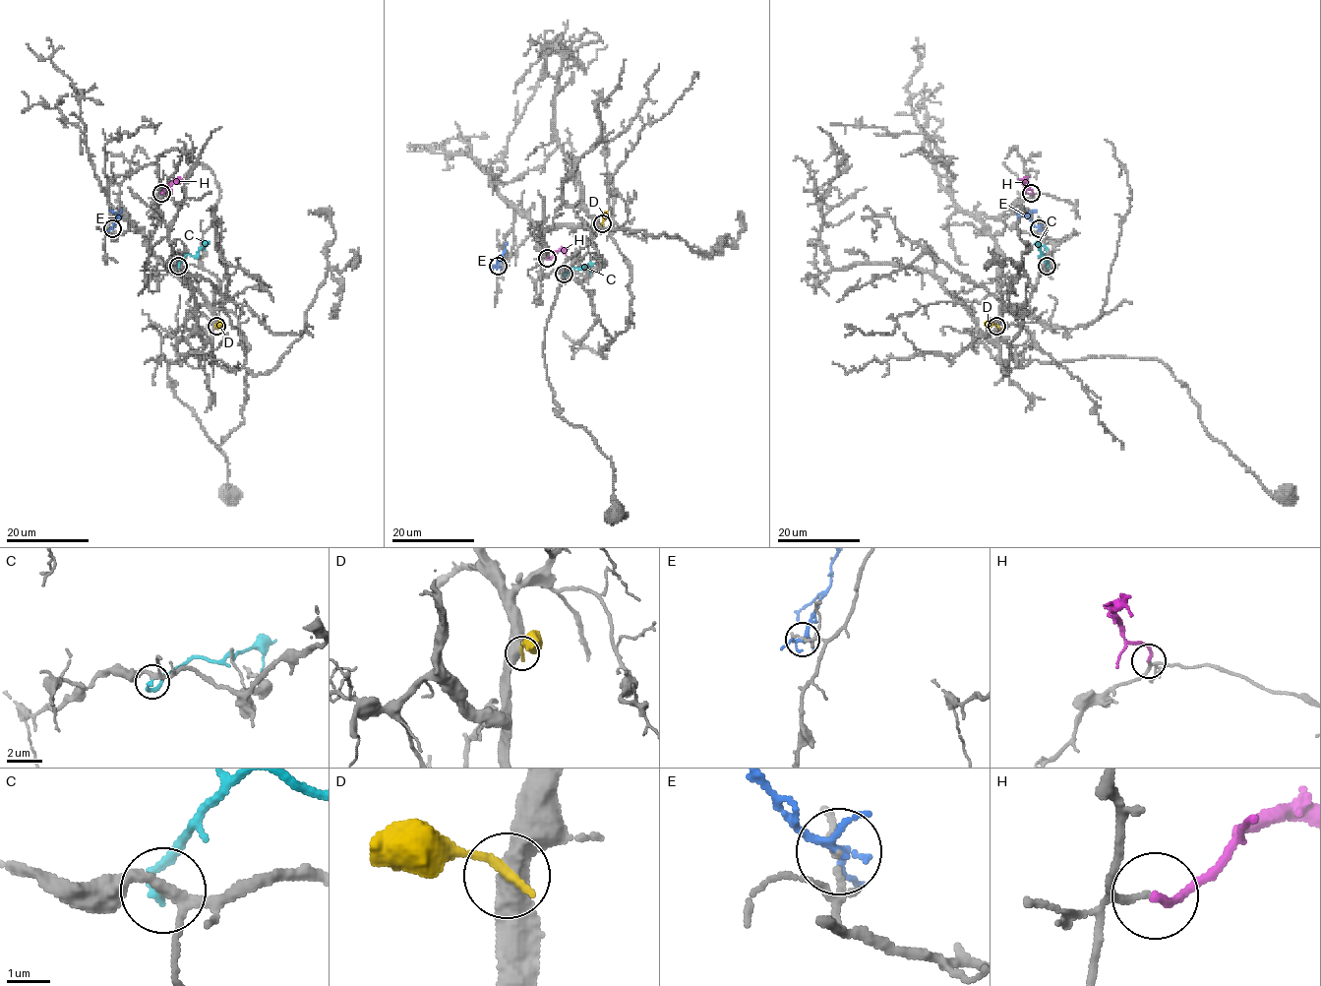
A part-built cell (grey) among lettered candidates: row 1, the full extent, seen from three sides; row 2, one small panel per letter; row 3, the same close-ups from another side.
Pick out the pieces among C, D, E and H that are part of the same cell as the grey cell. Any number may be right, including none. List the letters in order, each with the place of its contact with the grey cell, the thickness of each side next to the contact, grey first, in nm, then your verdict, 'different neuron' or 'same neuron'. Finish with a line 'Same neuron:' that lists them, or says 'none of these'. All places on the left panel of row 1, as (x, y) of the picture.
C: (178, 266) | 200/220 nm | different neuron
D: (216, 326) | 550/240 nm | different neuron
E: (112, 228) | 100/160 nm | different neuron
H: (161, 193) | 110/190 nm | same neuron
Same neuron: H

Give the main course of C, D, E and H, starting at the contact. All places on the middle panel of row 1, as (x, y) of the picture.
C: (564, 273), (588, 266), (590, 274)
D: (602, 224), (606, 211)
E: (497, 266), (507, 243)
H: (547, 259), (567, 248)

